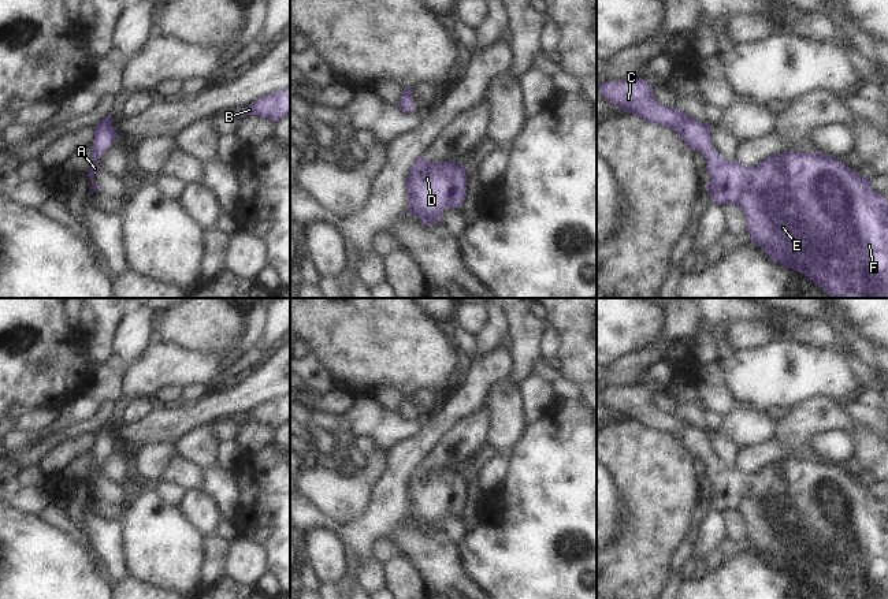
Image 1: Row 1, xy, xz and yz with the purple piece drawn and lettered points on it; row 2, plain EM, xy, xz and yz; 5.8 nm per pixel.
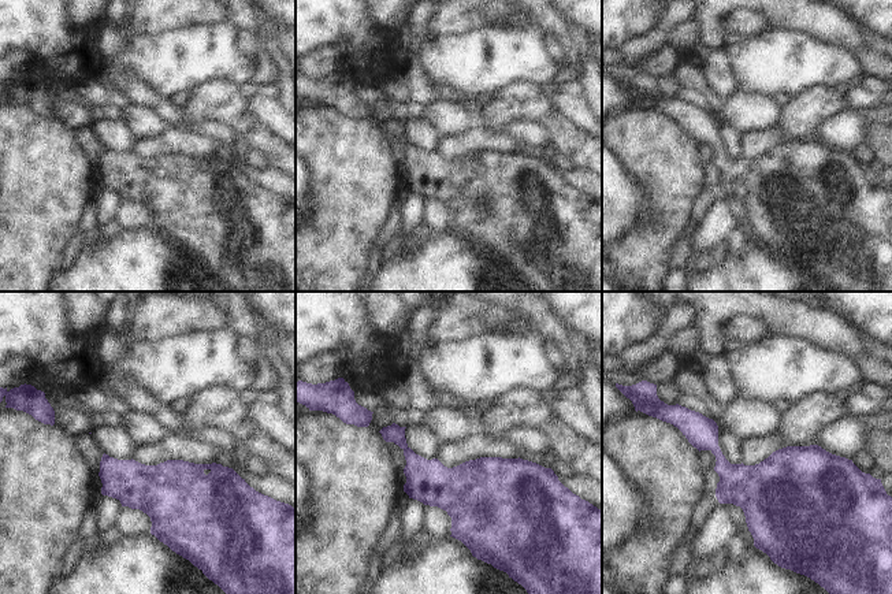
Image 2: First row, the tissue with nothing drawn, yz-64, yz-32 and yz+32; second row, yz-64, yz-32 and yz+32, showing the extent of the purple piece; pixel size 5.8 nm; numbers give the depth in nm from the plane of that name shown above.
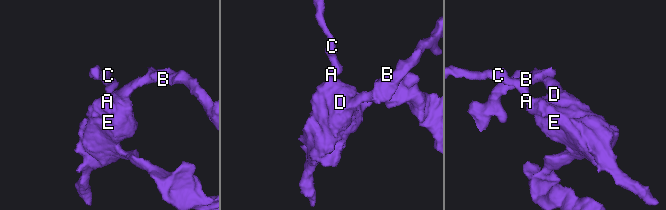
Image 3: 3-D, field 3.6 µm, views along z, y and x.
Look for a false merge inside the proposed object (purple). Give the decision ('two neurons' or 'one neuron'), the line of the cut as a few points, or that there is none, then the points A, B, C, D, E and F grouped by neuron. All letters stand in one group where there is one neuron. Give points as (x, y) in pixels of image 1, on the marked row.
one neuron; no cut; A B C D E F

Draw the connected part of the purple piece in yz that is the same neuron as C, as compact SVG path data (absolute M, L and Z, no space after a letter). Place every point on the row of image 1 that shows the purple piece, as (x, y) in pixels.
M643 78L605 82L599 85L599 90L608 101L613 103L616 107L620 107L623 111L628 114L635 114L647 122L673 129L694 152L701 150L707 160L706 170L711 175L711 181L705 186L705 189L710 193L710 200L722 207L725 204L731 204L740 208L747 217L746 227L751 242L761 246L773 263L787 265L791 269L803 274L815 284L822 287L831 298L888 298L888 200L873 190L873 187L870 186L870 179L858 175L854 170L847 167L839 159L824 155L820 150L809 155L800 152L783 152L779 155L773 155L753 167L746 167L737 160L727 161L713 146L710 137L711 126L709 123L702 123L691 118L684 111L660 104L653 94L653 86L650 86Z

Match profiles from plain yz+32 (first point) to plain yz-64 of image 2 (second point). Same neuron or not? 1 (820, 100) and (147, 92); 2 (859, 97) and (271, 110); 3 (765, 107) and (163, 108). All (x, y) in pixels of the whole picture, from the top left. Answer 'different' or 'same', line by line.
1: different
2: same
3: different

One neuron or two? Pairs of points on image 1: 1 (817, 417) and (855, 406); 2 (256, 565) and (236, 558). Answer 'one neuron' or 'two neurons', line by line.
1: two neurons
2: one neuron

